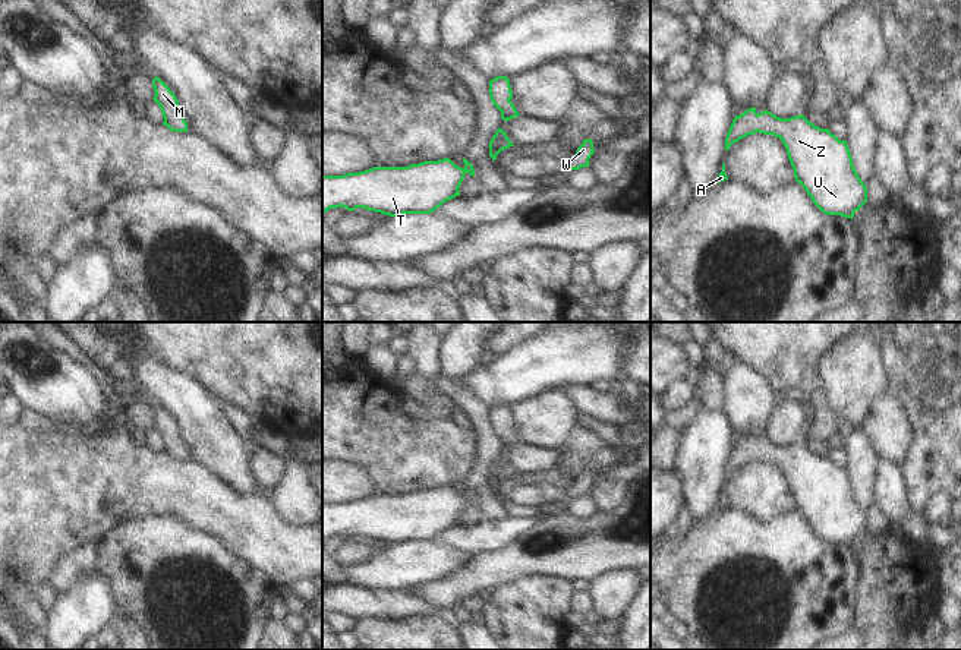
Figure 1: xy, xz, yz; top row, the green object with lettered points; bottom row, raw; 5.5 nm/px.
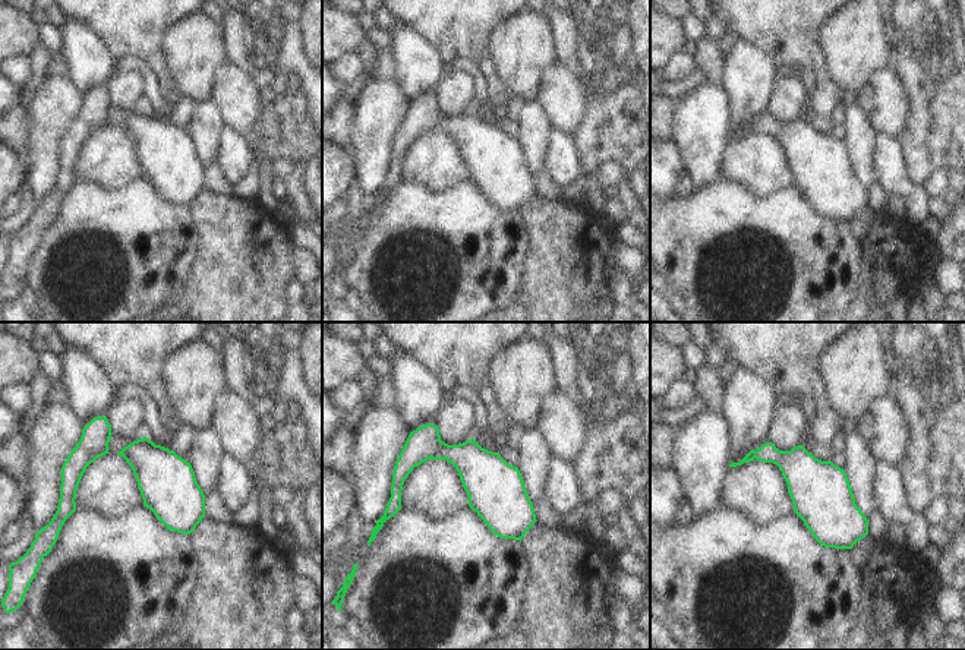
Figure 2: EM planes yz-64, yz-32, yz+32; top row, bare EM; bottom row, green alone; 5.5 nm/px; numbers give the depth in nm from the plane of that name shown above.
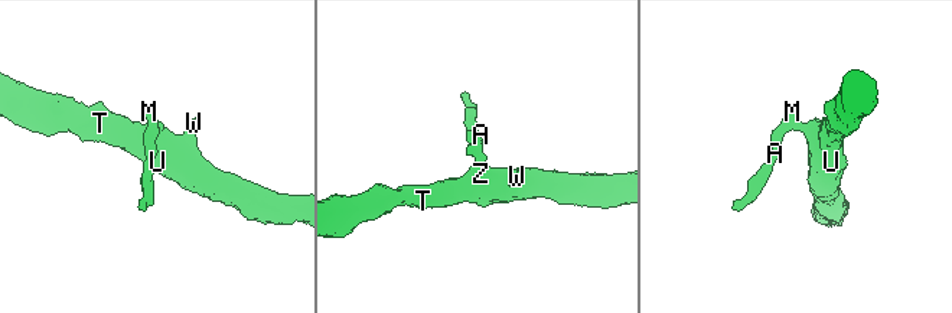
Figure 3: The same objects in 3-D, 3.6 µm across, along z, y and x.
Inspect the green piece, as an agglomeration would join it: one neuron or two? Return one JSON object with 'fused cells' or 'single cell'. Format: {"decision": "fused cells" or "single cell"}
{"decision": "single cell"}

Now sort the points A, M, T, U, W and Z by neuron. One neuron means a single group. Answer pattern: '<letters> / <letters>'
A M T U W Z

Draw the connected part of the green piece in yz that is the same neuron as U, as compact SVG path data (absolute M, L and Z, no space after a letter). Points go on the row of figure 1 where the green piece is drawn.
M752 107L734 117L725 151L756 132L782 141L795 182L823 214L853 220L867 202L867 187L853 165L847 141L839 141L829 129L815 126L803 114L781 119L768 110L757 114Z

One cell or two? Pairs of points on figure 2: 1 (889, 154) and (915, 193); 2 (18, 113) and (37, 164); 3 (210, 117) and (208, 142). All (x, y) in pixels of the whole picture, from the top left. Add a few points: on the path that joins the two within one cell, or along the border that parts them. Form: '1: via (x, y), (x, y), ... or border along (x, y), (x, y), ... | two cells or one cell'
1: via (889, 164), (891, 170), (905, 185) | one cell
2: border along (28, 114), (25, 154) | two cells
3: via (208, 123), (208, 136) | one cell

